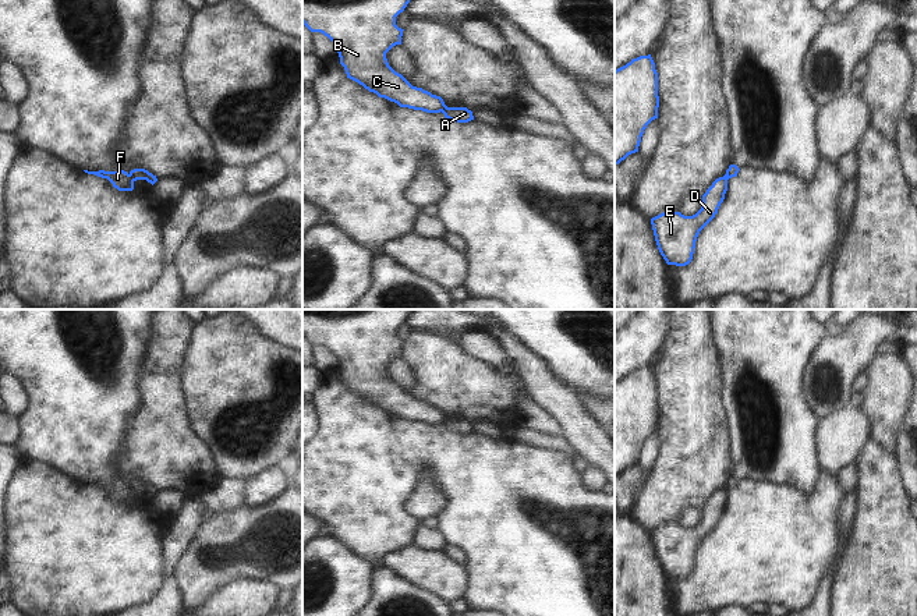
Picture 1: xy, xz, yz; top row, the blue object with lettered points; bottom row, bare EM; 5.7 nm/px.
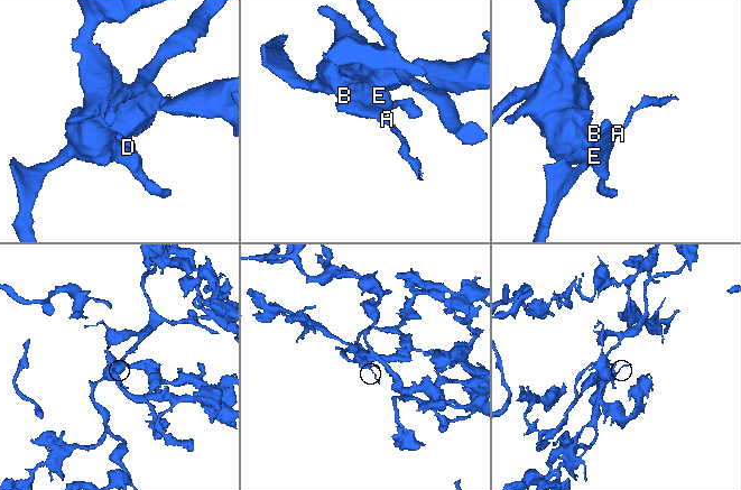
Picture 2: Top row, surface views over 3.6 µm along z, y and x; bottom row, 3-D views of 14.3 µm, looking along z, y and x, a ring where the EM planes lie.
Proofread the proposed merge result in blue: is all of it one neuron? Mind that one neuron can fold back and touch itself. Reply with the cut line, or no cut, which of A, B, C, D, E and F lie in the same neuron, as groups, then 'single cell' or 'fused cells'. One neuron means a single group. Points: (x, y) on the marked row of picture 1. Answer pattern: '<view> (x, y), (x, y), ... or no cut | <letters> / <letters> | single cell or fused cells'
xy (128, 174), (134, 180) | A / B C D E F | fused cells

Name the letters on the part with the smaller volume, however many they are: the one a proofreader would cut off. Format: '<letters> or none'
A.

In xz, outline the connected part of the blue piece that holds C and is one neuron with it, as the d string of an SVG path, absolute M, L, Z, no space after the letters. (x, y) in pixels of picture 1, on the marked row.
M302 0L302 24L311 32L323 33L336 45L347 78L400 107L440 113L447 107L443 99L413 86L389 66L386 59L393 46L401 45L404 29L396 25L396 17L408 3L410 0Z

